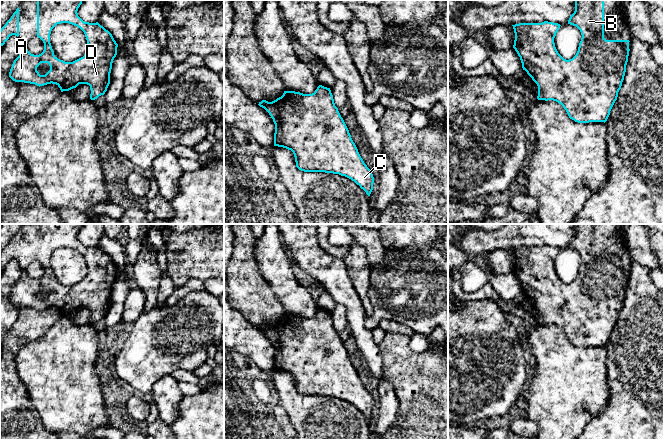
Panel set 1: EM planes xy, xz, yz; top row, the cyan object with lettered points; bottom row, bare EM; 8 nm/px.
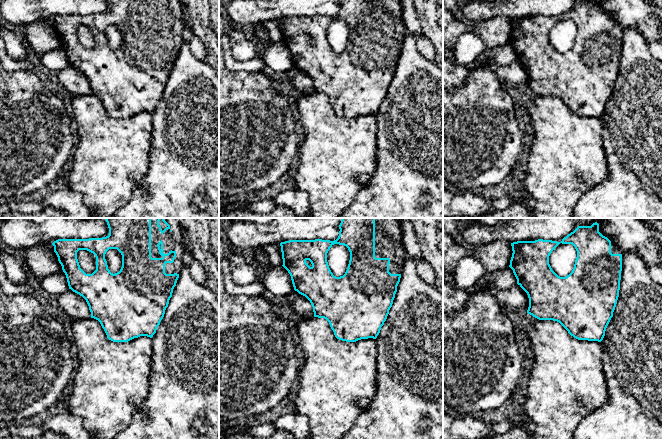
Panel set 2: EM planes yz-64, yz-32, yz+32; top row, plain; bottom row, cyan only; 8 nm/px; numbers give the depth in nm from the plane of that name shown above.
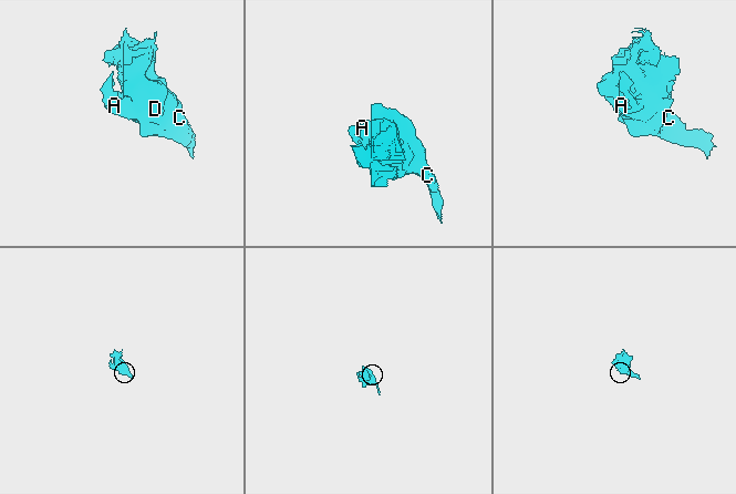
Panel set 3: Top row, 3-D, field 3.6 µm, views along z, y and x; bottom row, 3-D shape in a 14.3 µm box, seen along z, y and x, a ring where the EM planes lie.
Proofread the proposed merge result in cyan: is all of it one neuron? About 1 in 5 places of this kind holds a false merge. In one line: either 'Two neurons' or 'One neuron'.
One neuron

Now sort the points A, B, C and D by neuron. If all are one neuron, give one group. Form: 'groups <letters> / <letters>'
groups A B C D

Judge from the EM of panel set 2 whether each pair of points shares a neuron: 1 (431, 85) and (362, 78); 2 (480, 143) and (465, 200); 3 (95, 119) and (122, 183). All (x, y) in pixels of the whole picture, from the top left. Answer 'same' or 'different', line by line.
1: different
2: different
3: same

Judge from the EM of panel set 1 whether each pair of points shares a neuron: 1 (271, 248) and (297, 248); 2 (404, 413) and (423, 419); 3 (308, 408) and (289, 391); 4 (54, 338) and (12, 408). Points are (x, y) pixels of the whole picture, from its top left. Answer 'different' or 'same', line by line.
1: different
2: same
3: same
4: different

